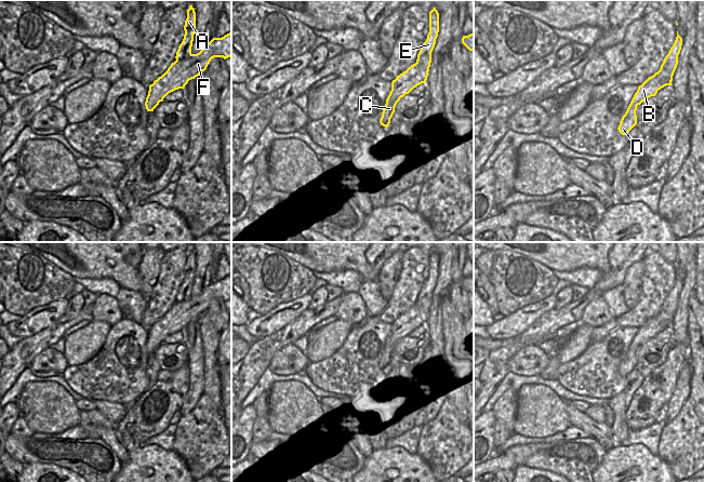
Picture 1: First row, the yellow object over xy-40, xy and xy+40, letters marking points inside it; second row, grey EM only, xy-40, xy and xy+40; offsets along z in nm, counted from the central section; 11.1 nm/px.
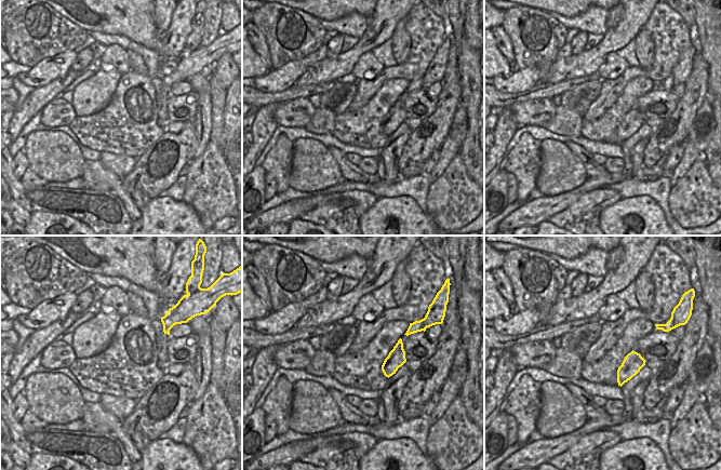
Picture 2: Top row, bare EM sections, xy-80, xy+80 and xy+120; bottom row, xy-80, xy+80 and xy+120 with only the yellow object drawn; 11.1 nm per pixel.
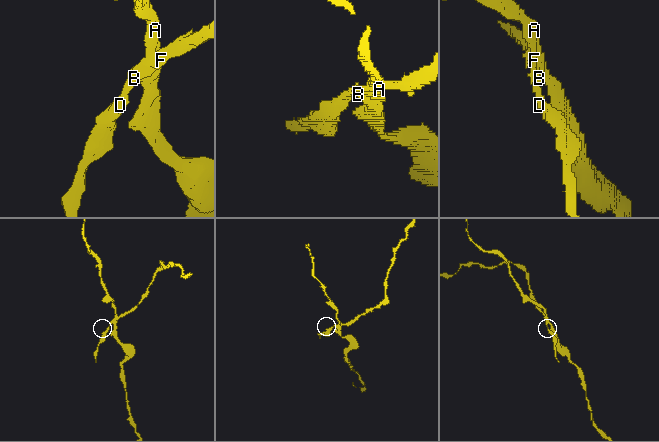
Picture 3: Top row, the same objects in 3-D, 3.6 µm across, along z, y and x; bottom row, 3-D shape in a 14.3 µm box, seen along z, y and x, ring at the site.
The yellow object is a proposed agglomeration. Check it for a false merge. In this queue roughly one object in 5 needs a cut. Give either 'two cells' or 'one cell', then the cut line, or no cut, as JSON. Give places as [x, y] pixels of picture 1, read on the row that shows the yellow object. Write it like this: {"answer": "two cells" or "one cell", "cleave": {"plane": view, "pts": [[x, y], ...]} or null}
{"answer": "two cells", "cleave": {"plane": "xy+40", "pts": [[660, 68], [660, 83], [662, 86]]}}

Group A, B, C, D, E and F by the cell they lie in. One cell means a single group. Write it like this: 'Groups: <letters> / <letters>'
Groups: A E / B C D F.

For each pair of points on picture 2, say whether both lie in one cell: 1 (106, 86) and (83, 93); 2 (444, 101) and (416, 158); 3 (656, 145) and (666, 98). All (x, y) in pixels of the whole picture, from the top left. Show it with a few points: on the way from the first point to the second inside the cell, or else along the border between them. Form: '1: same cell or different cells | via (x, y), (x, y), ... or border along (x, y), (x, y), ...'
1: same cell | via (101, 88), (95, 93), (89, 93)
2: same cell | via (443, 115), (437, 129), (423, 144)
3: different cells | border along (680, 98), (676, 109), (664, 119)

